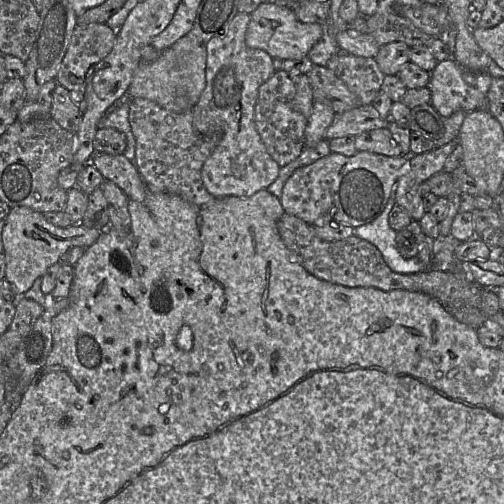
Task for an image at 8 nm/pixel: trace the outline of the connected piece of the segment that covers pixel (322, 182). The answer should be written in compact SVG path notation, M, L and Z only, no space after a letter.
M358 151L353 156L331 152L318 161L298 168L284 184L280 202L286 213L312 226L322 224L350 225L357 228L376 219L388 200L395 196L399 178L409 164L405 155L384 156Z

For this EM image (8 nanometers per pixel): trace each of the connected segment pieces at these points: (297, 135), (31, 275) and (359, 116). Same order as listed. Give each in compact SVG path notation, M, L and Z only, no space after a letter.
M275 71L258 91L254 120L257 132L272 159L286 166L305 148L305 129L313 108L312 88L306 74L292 75Z
M25 206L14 207L6 217L2 232L2 242L6 262L5 278L12 285L16 301L24 297L34 281L43 277L47 269L61 261L62 255L71 247L88 248L101 235L102 231L87 228L82 224L74 224L61 228L48 222L43 213Z
M360 105L349 111L338 113L324 133L325 140L344 136L358 136L363 132L378 128L388 128L391 118L382 118L370 105Z

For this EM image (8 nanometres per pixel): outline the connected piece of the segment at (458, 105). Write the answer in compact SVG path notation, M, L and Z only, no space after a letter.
M454 58L439 61L430 73L427 86L431 93L430 104L443 118L460 110L467 113L487 110L487 93L492 79L487 71L471 71L458 64Z

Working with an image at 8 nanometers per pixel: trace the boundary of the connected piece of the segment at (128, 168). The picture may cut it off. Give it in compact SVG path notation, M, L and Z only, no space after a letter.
M95 153L91 163L102 176L116 183L130 200L142 202L148 193L135 164L122 155Z

